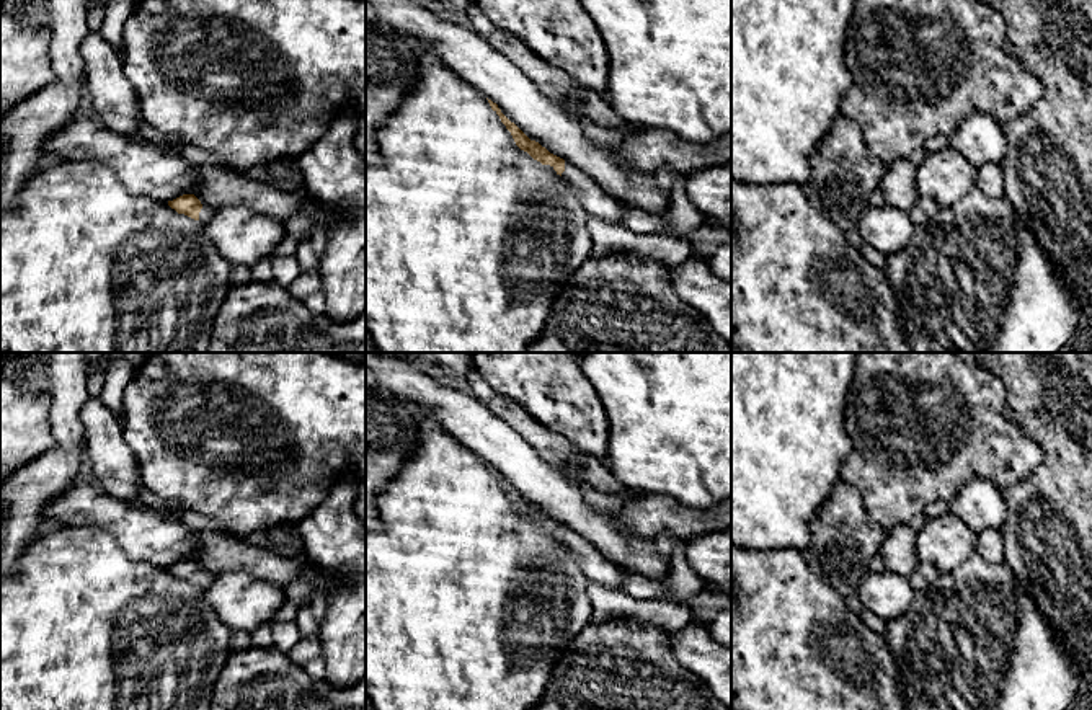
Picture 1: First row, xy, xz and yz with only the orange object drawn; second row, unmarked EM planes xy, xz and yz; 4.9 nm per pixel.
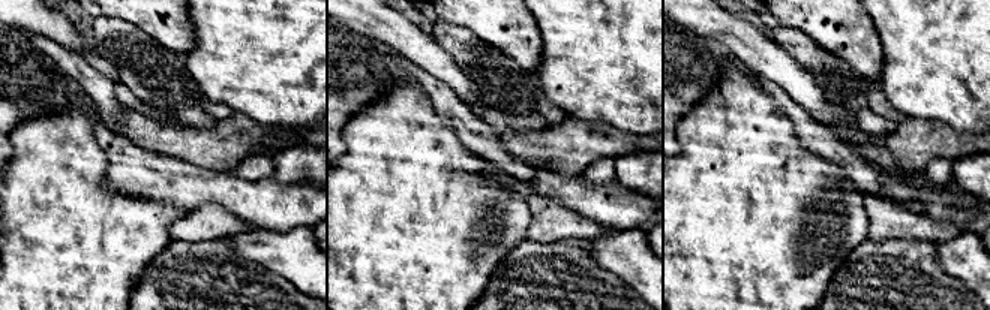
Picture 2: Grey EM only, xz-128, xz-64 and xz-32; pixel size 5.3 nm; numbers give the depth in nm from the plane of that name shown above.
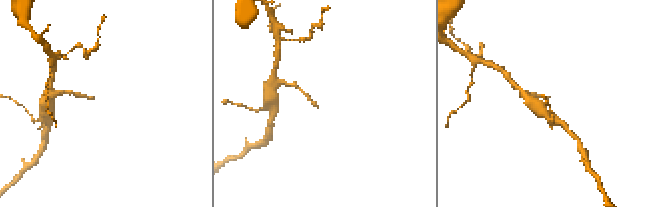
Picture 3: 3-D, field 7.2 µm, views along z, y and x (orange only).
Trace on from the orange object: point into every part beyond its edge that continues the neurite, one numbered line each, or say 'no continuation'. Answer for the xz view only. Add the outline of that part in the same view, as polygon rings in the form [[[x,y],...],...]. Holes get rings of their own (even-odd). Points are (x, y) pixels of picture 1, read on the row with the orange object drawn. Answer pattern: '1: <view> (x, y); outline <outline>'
1: xz (586, 191); outline [[[565,162],[565,171],[562,173],[562,178],[565,180],[571,196],[588,214],[612,224],[620,224],[624,215],[620,207],[601,189],[594,180],[568,162]]]

